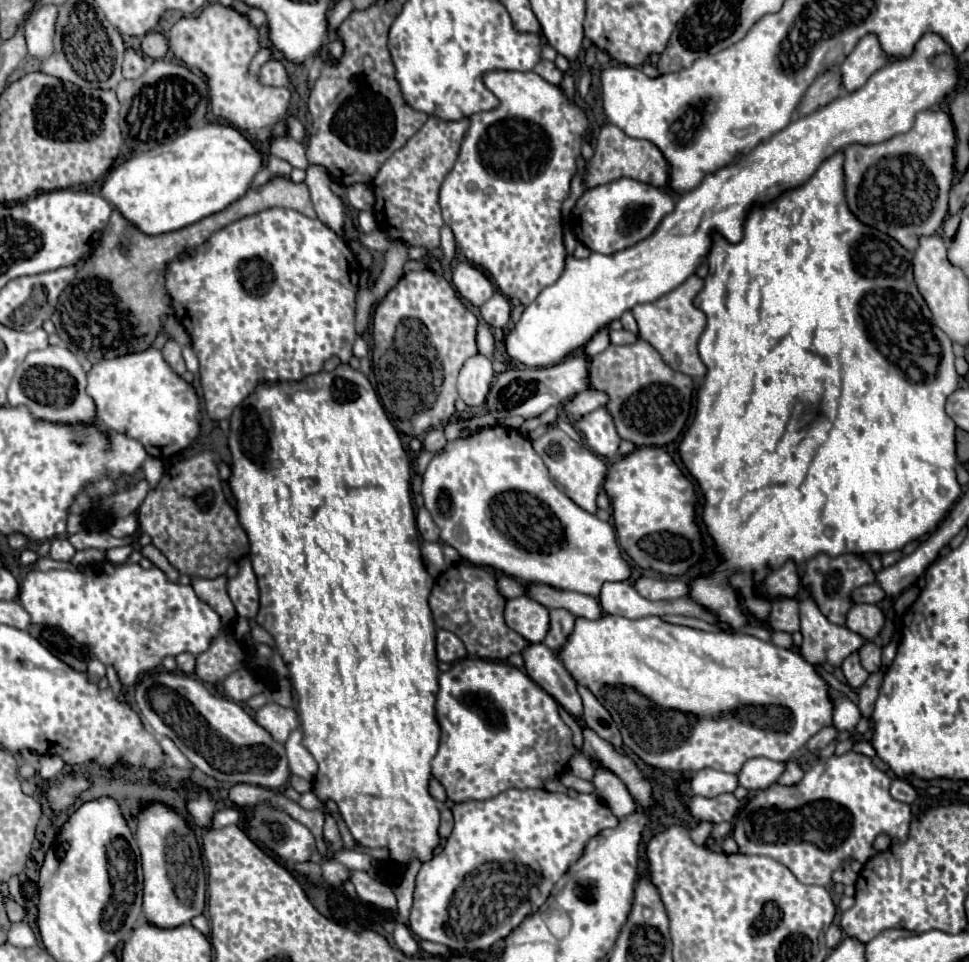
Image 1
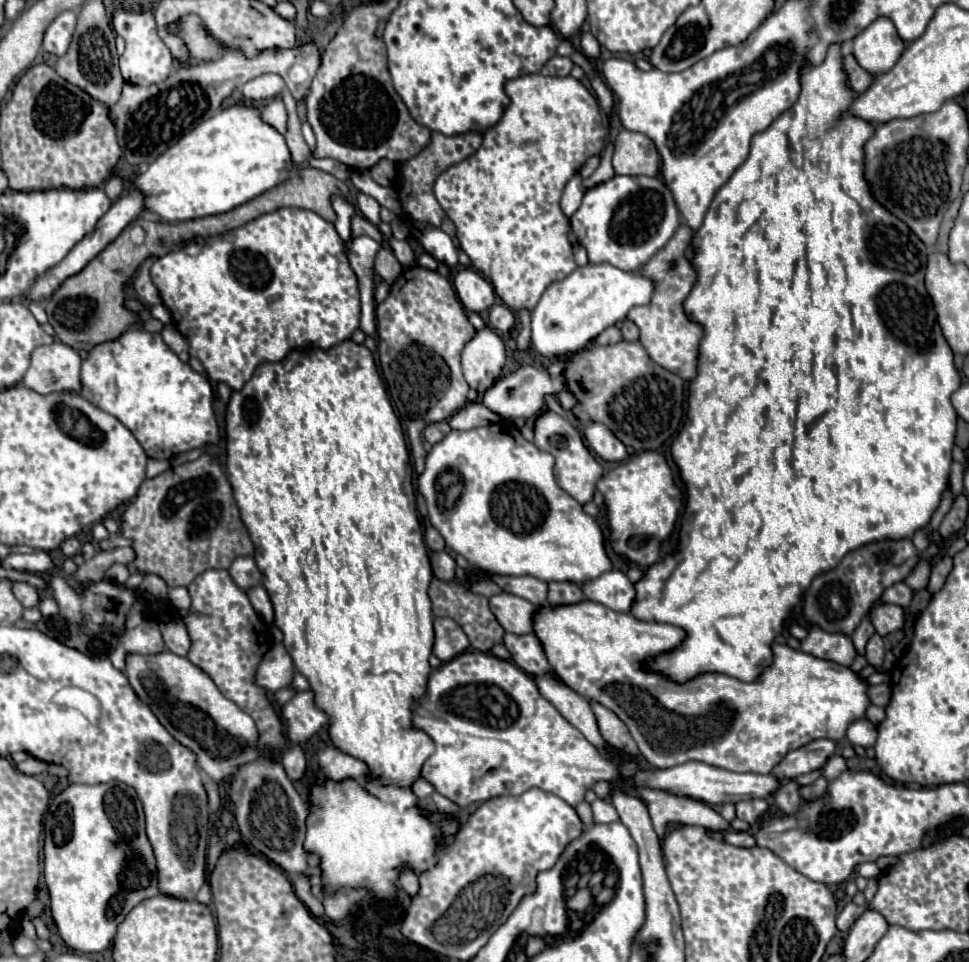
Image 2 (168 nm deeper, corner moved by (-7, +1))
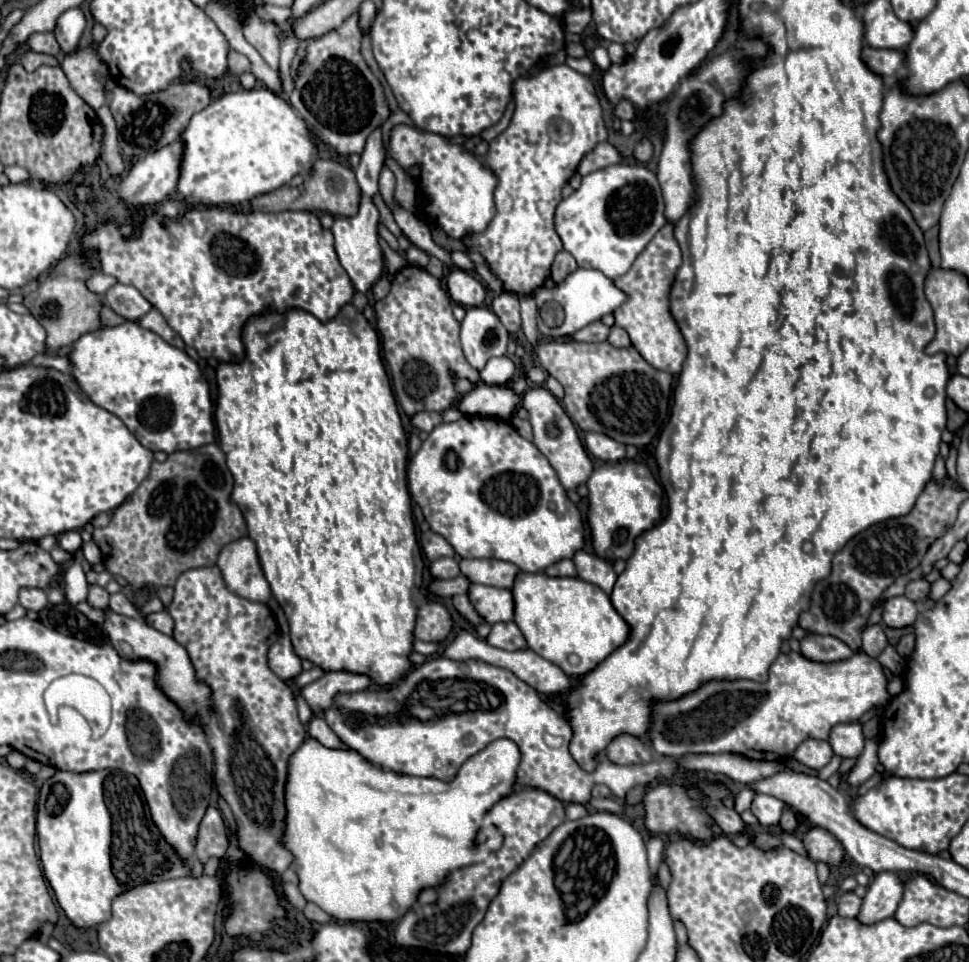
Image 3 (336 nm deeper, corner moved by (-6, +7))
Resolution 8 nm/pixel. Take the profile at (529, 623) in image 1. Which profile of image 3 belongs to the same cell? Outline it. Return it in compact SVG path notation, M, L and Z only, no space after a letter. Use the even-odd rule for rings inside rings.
M471 585L469 599L475 605L477 613L485 617L487 623L493 625L499 621L513 621L515 601L513 601L513 593L509 589Z

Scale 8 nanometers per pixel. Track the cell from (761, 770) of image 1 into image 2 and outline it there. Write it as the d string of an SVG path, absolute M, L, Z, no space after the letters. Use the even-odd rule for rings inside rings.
M816 739L800 749L790 751L784 761L774 767L772 775L776 775L780 781L798 777L802 773L810 773L816 769L822 769L826 761L836 753L836 743L830 739Z

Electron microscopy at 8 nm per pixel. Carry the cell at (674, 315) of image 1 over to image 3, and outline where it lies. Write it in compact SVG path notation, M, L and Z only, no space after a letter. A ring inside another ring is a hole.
M667 223L645 247L645 251L635 259L633 267L615 279L617 287L621 287L625 293L629 293L629 301L615 309L615 325L623 327L633 347L643 355L647 363L651 363L655 369L669 371L673 375L681 373L681 365L687 357L685 349L685 337L681 329L677 329L677 321L673 321L671 309L669 309L669 293L671 285L675 281L677 269L681 267L681 249L677 245L677 239L673 237L673 223Z

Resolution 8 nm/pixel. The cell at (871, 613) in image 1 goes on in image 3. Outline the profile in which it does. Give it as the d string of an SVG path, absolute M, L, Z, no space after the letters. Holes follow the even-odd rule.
M891 597L883 607L883 623L887 627L907 627L917 619L917 603L907 597Z

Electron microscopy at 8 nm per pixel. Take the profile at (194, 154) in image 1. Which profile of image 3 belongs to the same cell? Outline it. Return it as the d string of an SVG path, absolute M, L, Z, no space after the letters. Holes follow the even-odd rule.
M265 87L221 95L191 117L179 139L183 141L183 157L179 167L177 195L189 207L225 207L247 203L257 195L287 185L295 175L309 175L313 155L317 153L301 115L283 97Z

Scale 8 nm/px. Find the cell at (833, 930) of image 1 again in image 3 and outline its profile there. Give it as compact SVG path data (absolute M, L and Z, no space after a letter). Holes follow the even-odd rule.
M851 891L851 893L845 893L845 895L839 899L839 915L841 915L841 917L847 917L847 919L857 917L859 907L861 907L861 899L859 899L853 891Z

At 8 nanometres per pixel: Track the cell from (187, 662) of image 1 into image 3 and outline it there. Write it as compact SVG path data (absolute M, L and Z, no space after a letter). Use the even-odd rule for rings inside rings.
M161 611L161 613L151 613L151 615L147 615L145 617L145 621L153 627L153 629L157 629L157 631L161 631L161 633L165 633L165 635L173 635L173 619L169 617L169 613L167 611Z

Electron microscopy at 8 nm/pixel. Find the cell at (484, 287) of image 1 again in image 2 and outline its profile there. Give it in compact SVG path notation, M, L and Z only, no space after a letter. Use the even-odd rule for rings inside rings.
M470 267L460 269L456 273L456 277L454 277L454 289L456 289L458 299L462 301L462 305L468 311L482 313L482 311L490 309L492 303L496 301L492 285L478 271L474 271Z

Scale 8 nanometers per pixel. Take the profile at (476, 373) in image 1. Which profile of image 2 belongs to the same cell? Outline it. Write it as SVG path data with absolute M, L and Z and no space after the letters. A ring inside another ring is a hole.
M488 325L478 329L462 349L462 371L472 389L480 395L494 385L506 363L506 337Z

